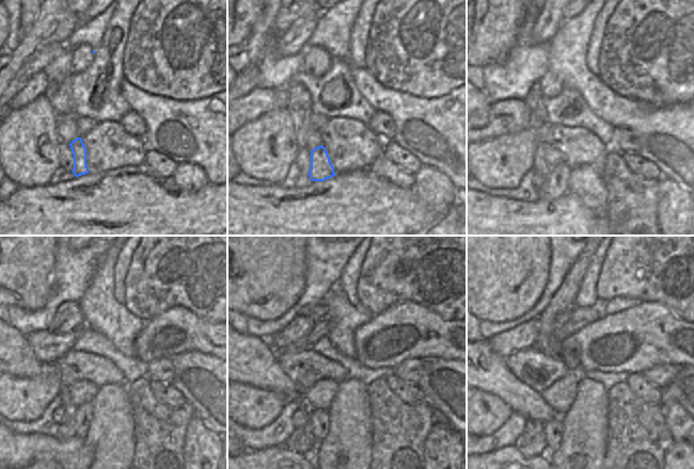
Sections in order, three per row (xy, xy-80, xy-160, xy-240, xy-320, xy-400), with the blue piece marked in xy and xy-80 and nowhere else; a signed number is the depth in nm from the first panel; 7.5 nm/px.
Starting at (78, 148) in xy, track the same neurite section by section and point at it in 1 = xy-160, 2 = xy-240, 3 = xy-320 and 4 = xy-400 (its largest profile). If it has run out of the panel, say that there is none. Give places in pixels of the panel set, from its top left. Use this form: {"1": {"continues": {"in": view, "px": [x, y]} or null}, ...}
{"1": {"continues": {"in": "xy-160", "px": [558, 179]}}, "2": {"continues": {"in": "xy-240", "px": [80, 417]}}, "3": {"continues": {"in": "xy-320", "px": [319, 419]}}, "4": {"continues": {"in": "xy-400", "px": [558, 426]}}}

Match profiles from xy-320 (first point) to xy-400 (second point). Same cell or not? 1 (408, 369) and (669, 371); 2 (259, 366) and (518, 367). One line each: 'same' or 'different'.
1: same
2: different

